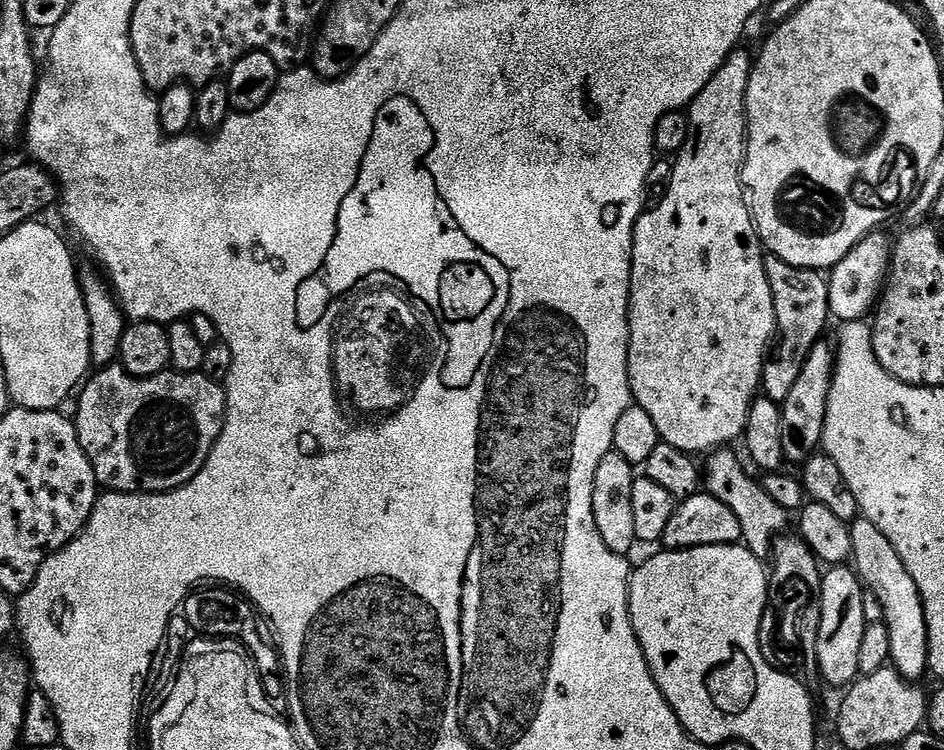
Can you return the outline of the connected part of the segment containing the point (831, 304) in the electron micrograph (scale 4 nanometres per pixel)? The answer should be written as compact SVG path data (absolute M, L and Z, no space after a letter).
M883 231L871 232L866 238L862 238L830 270L828 282L828 310L833 317L837 316L840 322L860 322L865 319L864 315L875 309L880 293L888 278L888 266L892 263L893 241L883 236Z

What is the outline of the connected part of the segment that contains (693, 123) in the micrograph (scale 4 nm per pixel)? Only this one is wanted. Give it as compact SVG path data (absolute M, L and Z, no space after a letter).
M743 50L731 52L726 62L722 62L722 66L714 74L714 78L710 78L710 82L706 82L703 90L692 99L686 109L690 134L686 138L686 146L682 146L682 150L675 153L668 189L655 206L641 212L632 231L632 277L628 295L628 381L632 387L632 399L638 407L646 410L646 414L650 414L663 443L689 454L711 454L717 448L731 445L731 440L739 441L743 437L750 406L762 388L760 375L764 373L768 343L771 340L773 343L777 335L774 298L764 269L766 252L756 232L756 223L752 221L748 201L744 198L744 183L740 181L740 170L744 166L746 151L744 103L753 63L753 57L748 57Z

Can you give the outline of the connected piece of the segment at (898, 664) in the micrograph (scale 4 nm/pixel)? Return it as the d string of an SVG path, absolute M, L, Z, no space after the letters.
M857 518L850 527L850 564L860 577L861 584L870 593L871 599L878 602L882 622L886 630L890 630L891 667L906 681L923 681L923 676L928 672L928 631L924 603L918 594L918 586L914 586L910 570L902 562L902 558L898 558L898 550L890 546L890 538L886 538L886 534L882 534L882 530L874 526L874 522Z

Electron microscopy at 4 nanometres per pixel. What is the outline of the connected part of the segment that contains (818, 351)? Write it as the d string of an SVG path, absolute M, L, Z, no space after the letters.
M817 342L812 353L804 359L802 374L798 374L798 382L794 382L790 394L780 404L782 414L782 450L784 459L789 465L803 465L821 447L826 426L826 410L828 395L832 385L834 371L834 348L831 343Z

